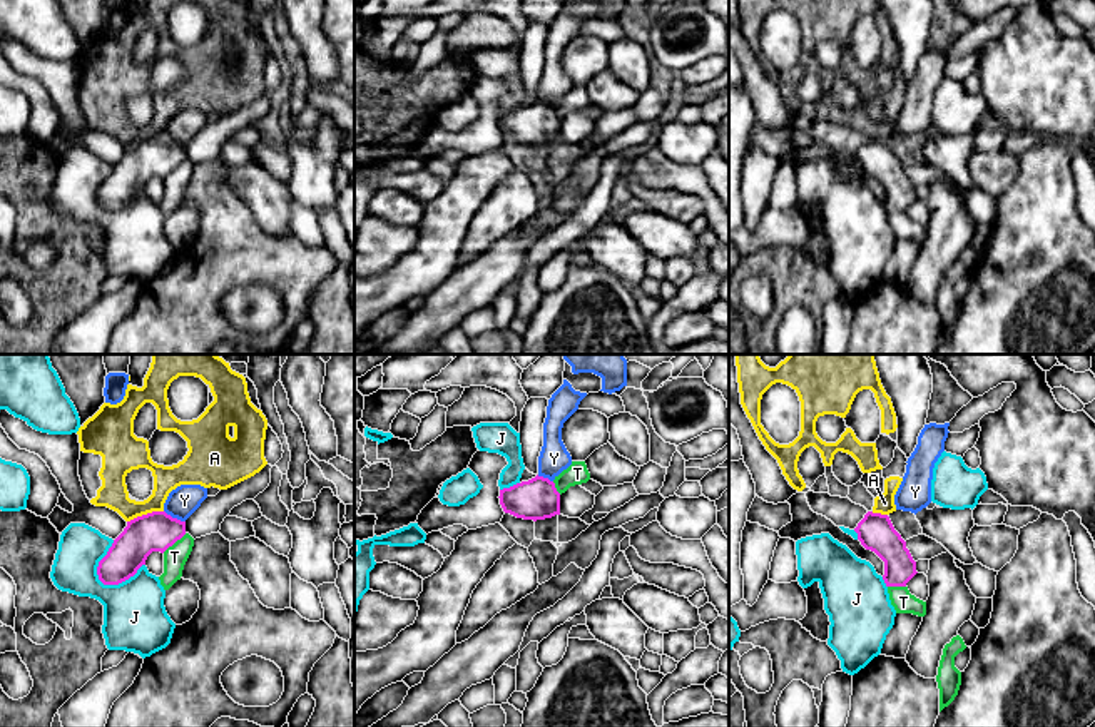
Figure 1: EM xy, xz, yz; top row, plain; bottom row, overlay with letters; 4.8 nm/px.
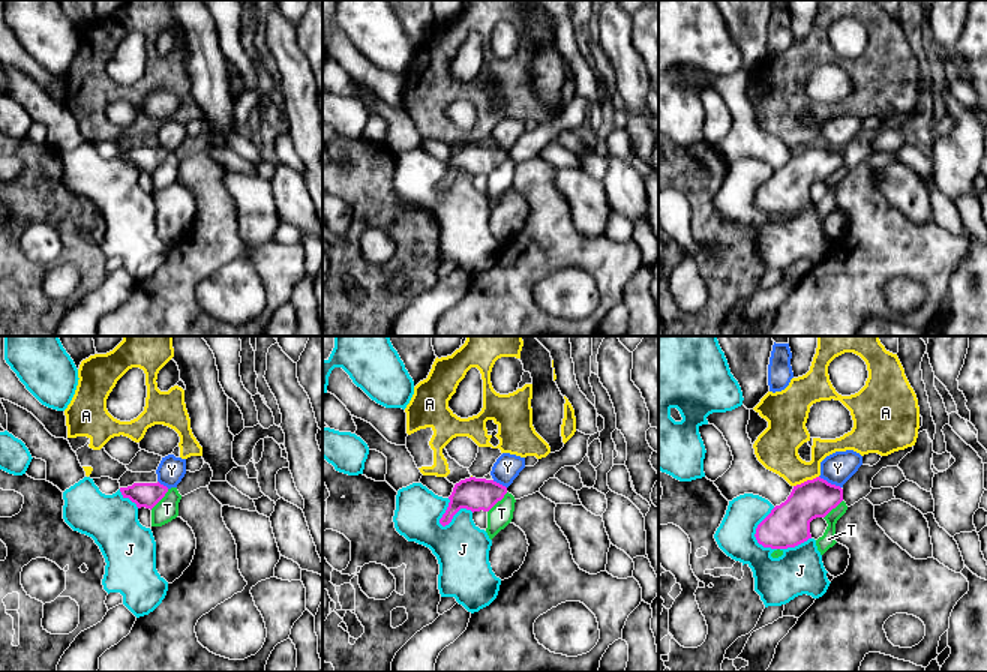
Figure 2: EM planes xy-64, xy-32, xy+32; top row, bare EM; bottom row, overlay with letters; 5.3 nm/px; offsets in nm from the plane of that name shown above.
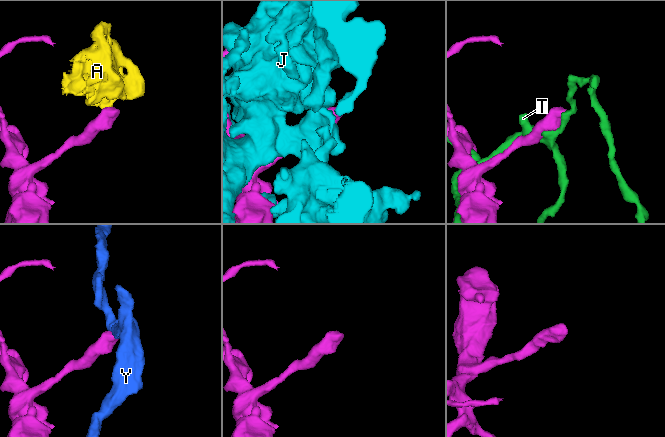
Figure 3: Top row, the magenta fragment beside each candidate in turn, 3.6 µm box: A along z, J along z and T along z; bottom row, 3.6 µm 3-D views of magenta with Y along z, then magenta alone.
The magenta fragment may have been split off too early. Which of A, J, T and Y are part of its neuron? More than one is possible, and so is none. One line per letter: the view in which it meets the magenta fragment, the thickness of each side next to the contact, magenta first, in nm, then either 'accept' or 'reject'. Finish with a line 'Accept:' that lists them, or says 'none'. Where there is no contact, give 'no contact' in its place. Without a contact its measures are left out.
A: xy | 190/140 nm | reject
J: xy | 180/300 nm | reject
T: xy | 190/110 nm | reject
Y: xy | 190/150 nm | reject
Accept: none

